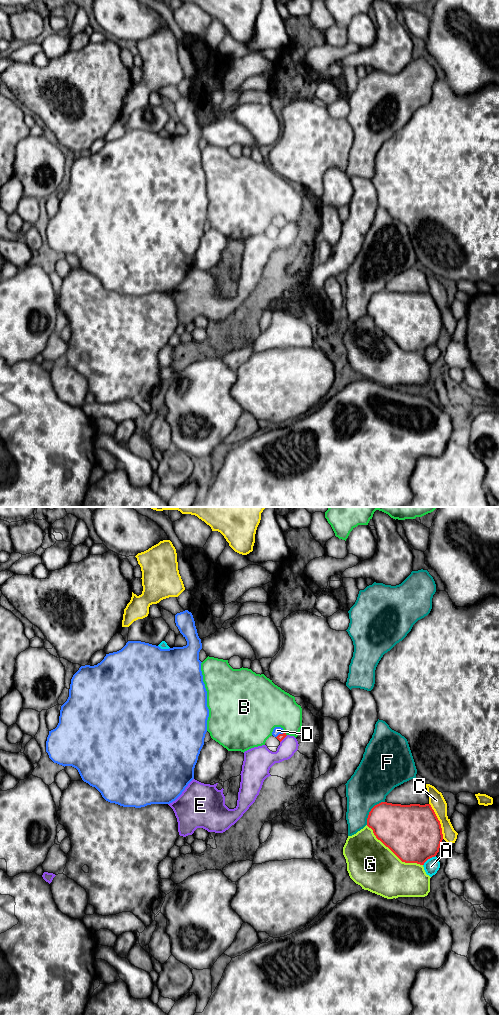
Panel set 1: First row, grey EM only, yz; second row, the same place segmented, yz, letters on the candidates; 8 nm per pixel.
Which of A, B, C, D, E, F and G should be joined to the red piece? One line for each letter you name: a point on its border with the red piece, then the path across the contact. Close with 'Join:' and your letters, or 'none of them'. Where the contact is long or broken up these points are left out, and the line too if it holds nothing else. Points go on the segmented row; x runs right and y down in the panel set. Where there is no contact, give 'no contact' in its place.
D: meets red in yz at (280, 734); runs through yz (280, 737), (280, 734), (277, 730)
Join: D

